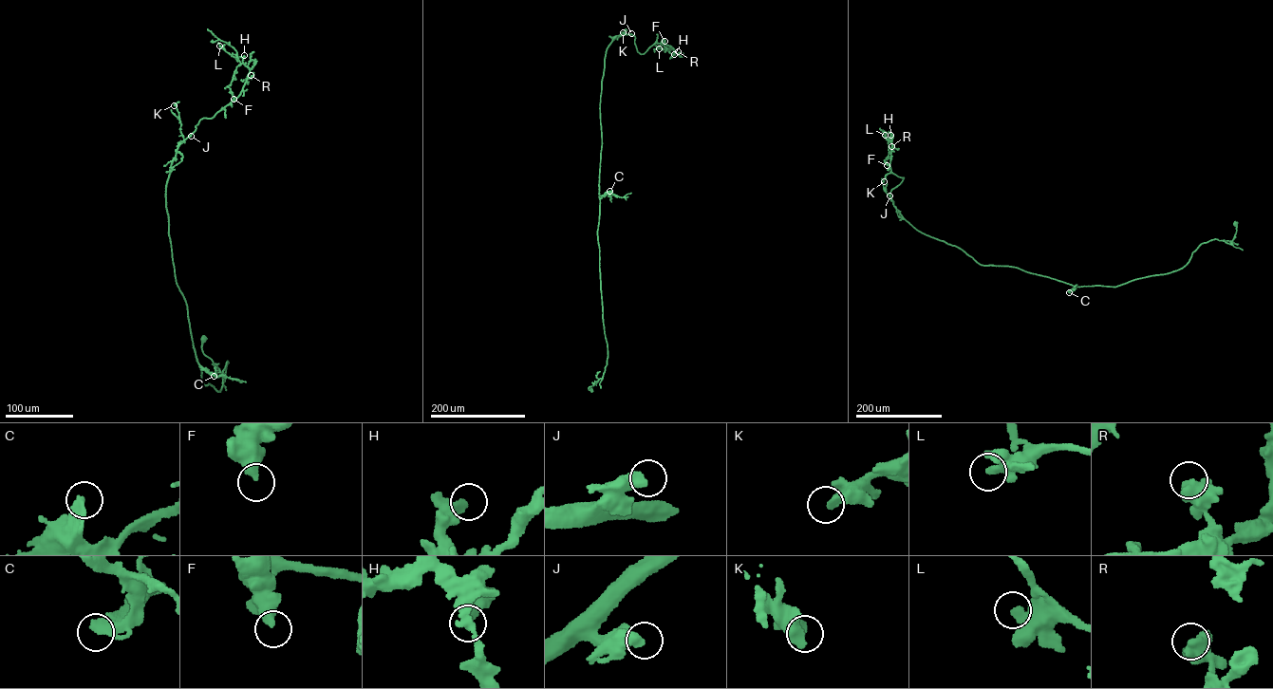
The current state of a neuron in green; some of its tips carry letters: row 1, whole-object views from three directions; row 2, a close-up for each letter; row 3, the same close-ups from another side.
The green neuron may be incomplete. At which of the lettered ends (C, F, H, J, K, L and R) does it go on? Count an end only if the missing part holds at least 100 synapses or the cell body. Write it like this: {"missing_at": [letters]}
{"missing_at": ["C"]}

